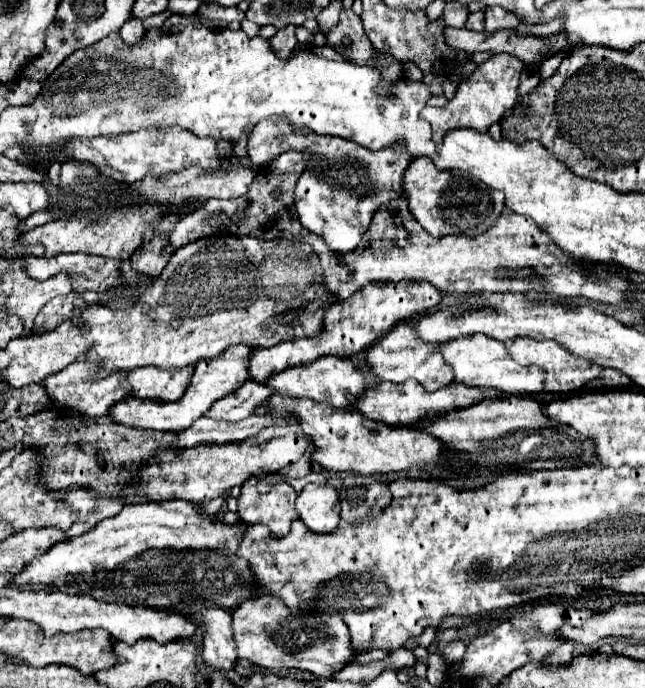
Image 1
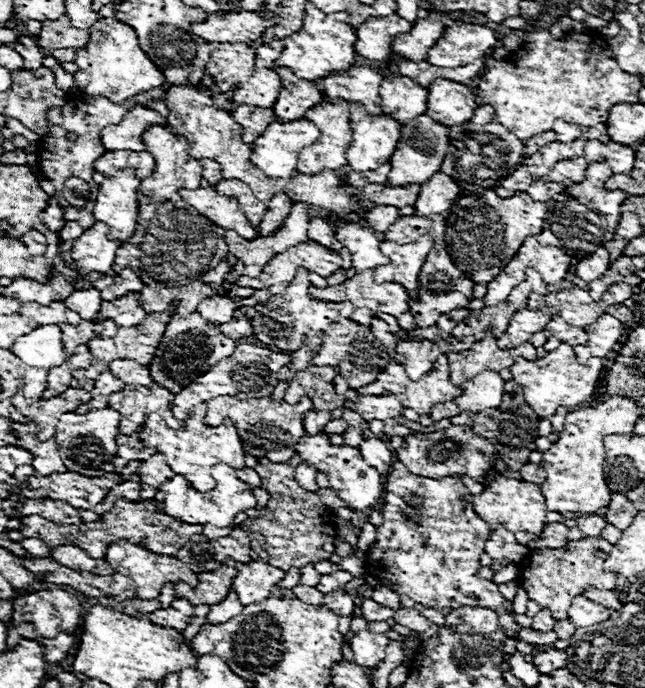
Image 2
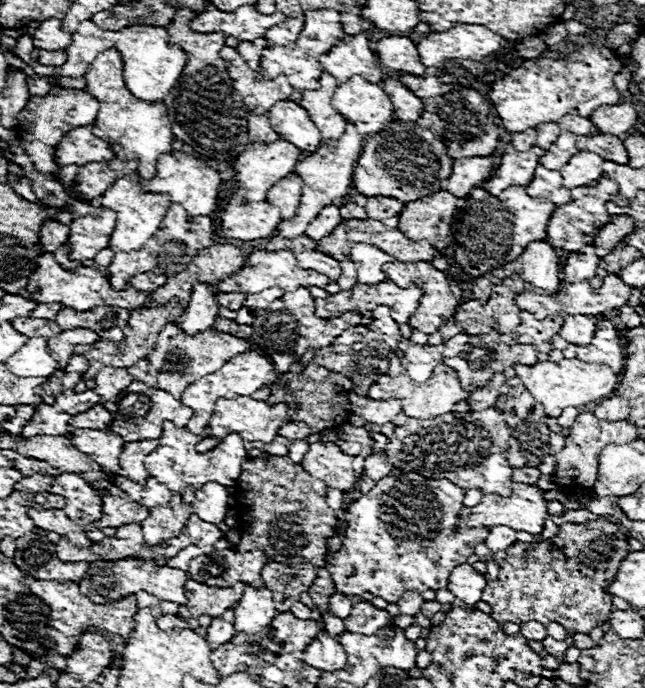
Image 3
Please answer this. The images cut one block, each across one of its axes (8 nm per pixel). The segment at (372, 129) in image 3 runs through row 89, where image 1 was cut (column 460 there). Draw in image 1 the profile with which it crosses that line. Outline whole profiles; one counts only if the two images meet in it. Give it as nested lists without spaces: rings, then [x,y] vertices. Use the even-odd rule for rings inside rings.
[[[484,334],[462,336],[456,340],[448,340],[442,346],[444,360],[454,368],[454,380],[464,382],[466,386],[484,386],[496,388],[510,394],[538,394],[544,390],[544,370],[536,366],[520,366],[512,360],[506,350],[506,344]]]

